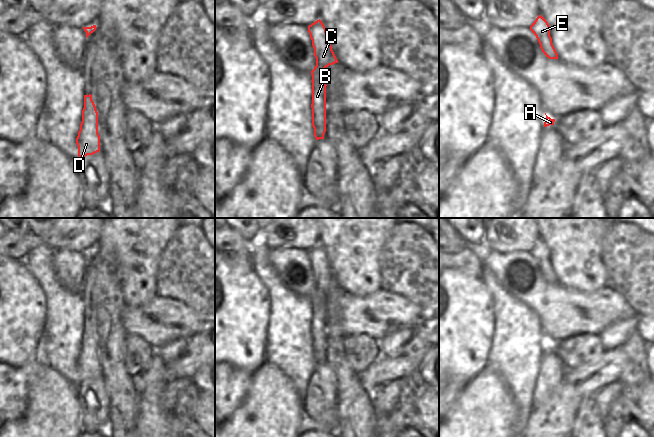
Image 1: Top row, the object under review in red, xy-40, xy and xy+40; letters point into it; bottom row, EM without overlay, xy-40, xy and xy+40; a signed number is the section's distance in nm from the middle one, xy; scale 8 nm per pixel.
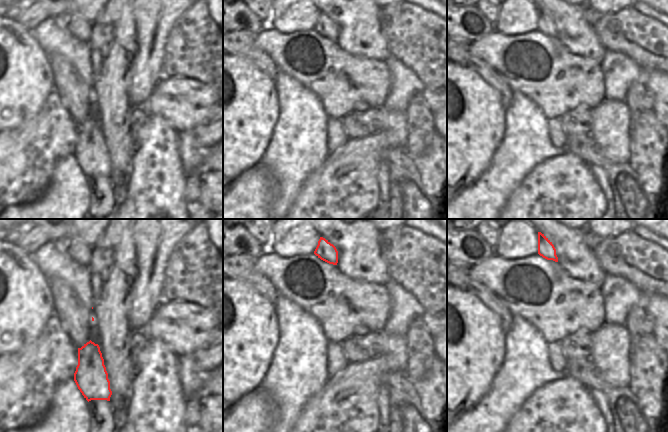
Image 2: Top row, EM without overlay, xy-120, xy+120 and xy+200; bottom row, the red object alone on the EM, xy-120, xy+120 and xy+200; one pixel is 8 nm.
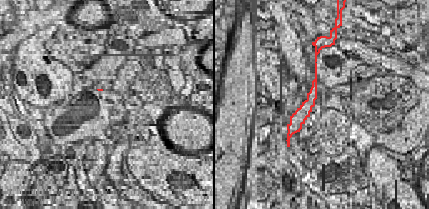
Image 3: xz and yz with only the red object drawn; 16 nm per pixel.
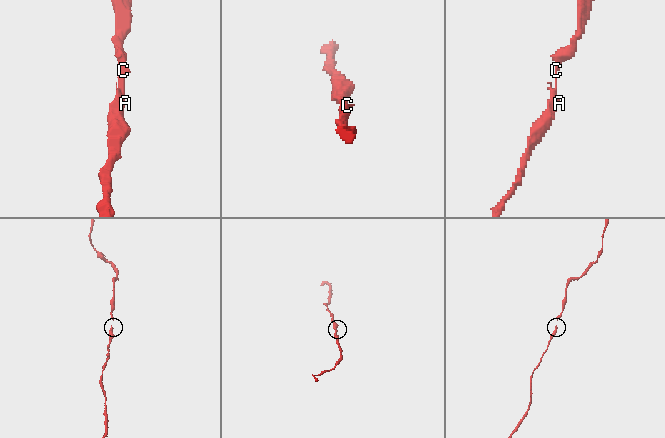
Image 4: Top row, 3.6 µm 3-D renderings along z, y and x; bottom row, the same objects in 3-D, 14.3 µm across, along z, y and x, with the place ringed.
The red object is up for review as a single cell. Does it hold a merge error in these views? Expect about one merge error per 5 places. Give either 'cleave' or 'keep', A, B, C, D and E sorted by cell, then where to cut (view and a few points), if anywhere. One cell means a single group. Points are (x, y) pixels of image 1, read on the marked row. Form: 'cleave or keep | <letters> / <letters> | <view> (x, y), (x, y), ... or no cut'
keep | A B C D E | no cut

